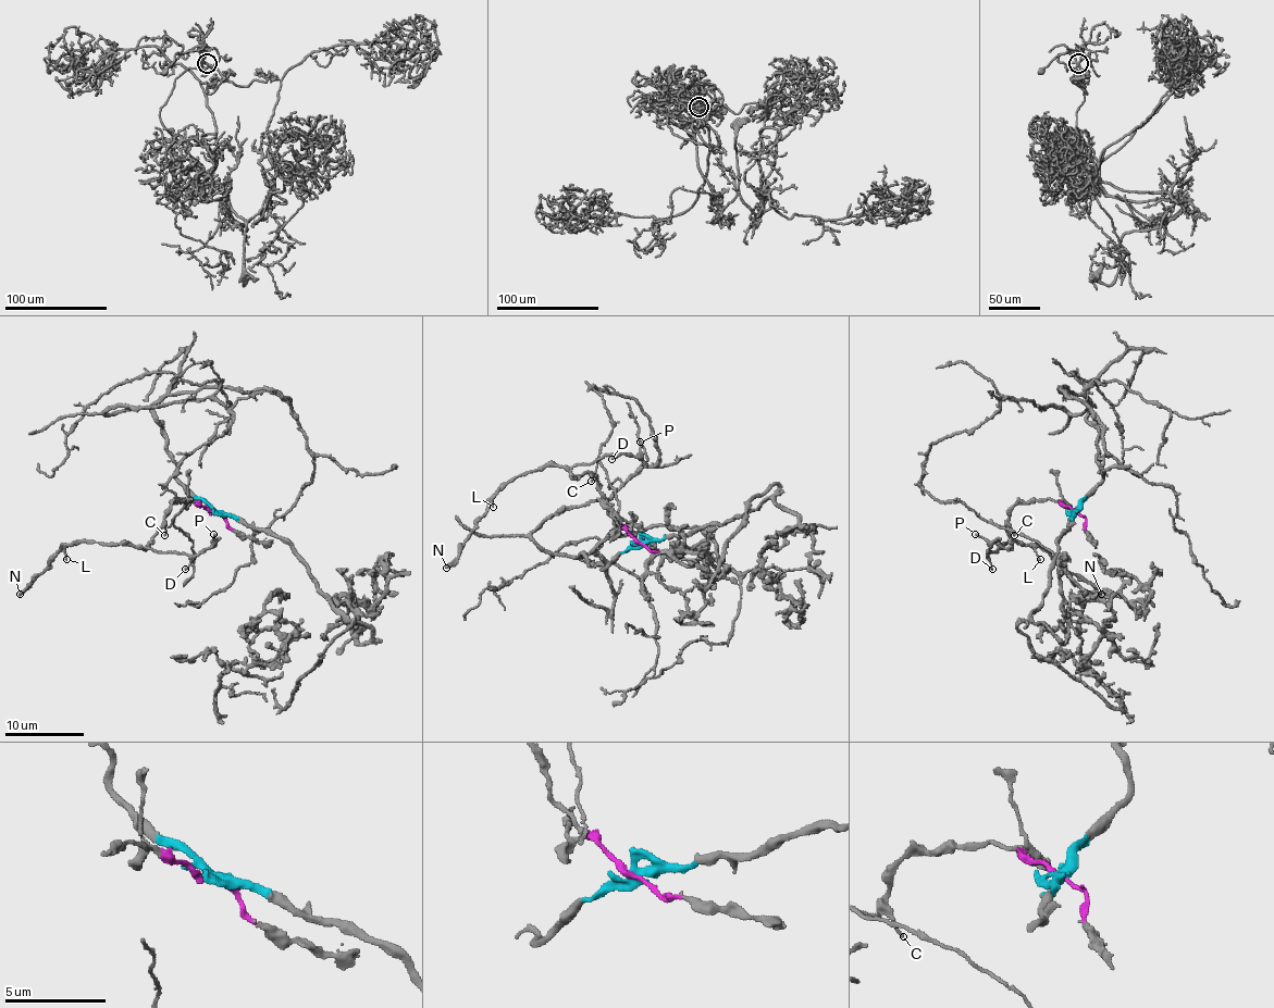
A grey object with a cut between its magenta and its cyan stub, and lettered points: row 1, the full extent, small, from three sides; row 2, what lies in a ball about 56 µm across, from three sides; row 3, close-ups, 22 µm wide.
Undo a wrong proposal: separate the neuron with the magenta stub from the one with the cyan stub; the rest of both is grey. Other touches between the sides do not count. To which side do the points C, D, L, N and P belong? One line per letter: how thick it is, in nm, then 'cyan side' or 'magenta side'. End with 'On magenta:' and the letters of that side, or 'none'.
C: calibre 120 nm; magenta side
D: calibre 110 nm; magenta side
L: calibre 110 nm; magenta side
N: calibre 240 nm; magenta side
P: calibre 130 nm; magenta side
On magenta: C, D, L, N, P

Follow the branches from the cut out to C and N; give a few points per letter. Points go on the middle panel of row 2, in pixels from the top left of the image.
C: (641, 544), (609, 514), (607, 498), (590, 474), (591, 481)
N: (641, 544), (609, 514), (595, 476), (539, 467), (512, 476), (497, 493), (446, 567)

